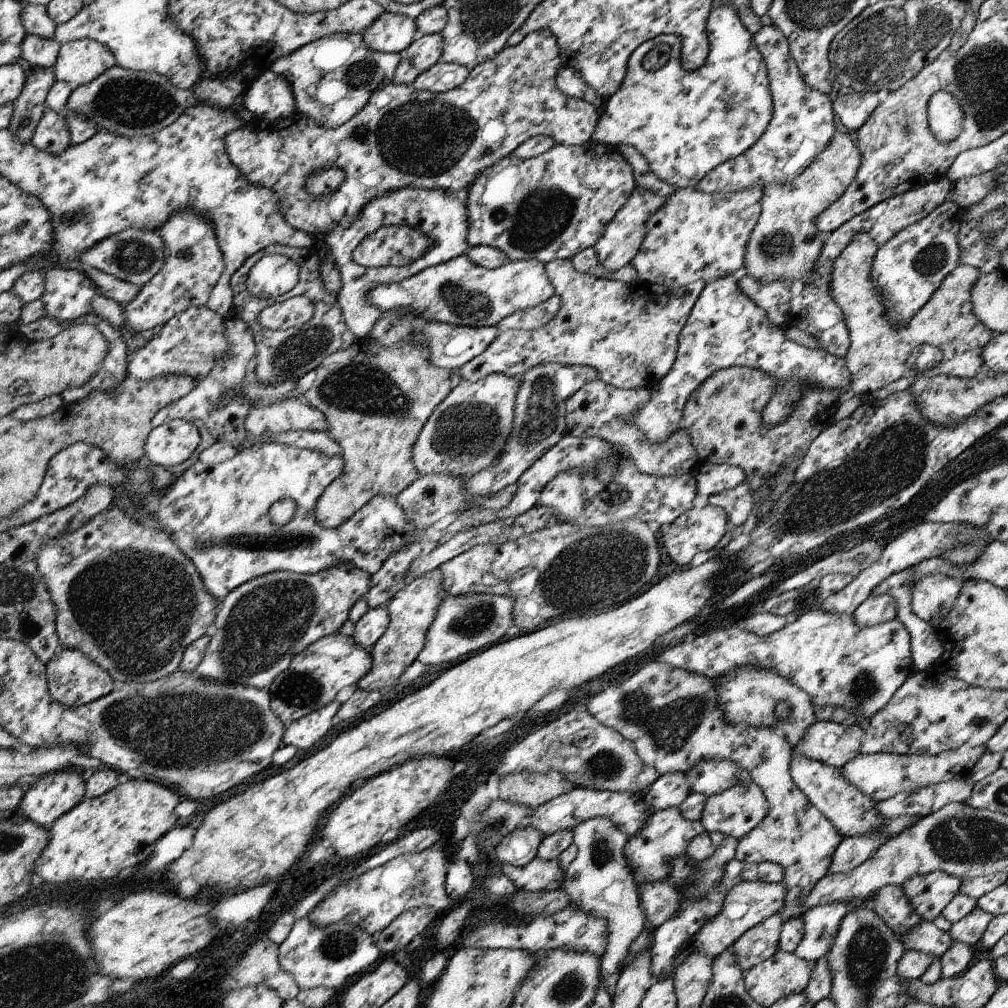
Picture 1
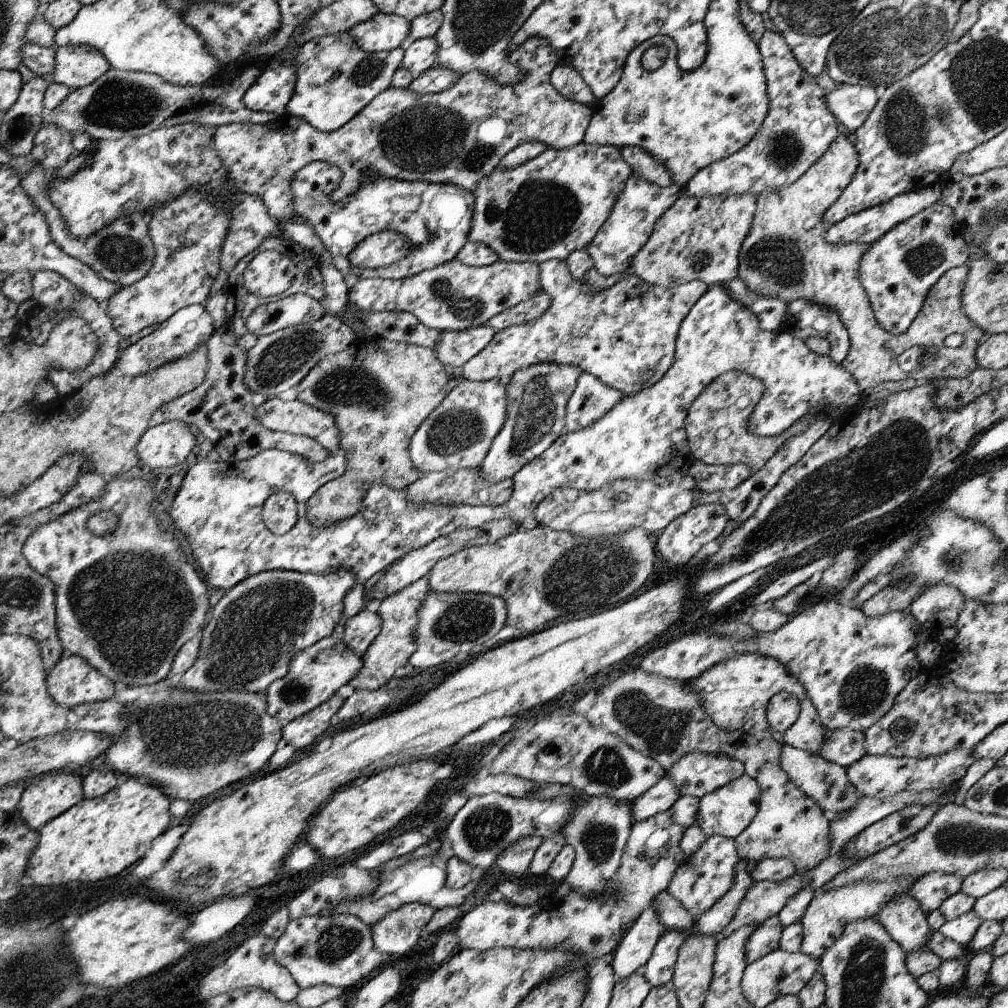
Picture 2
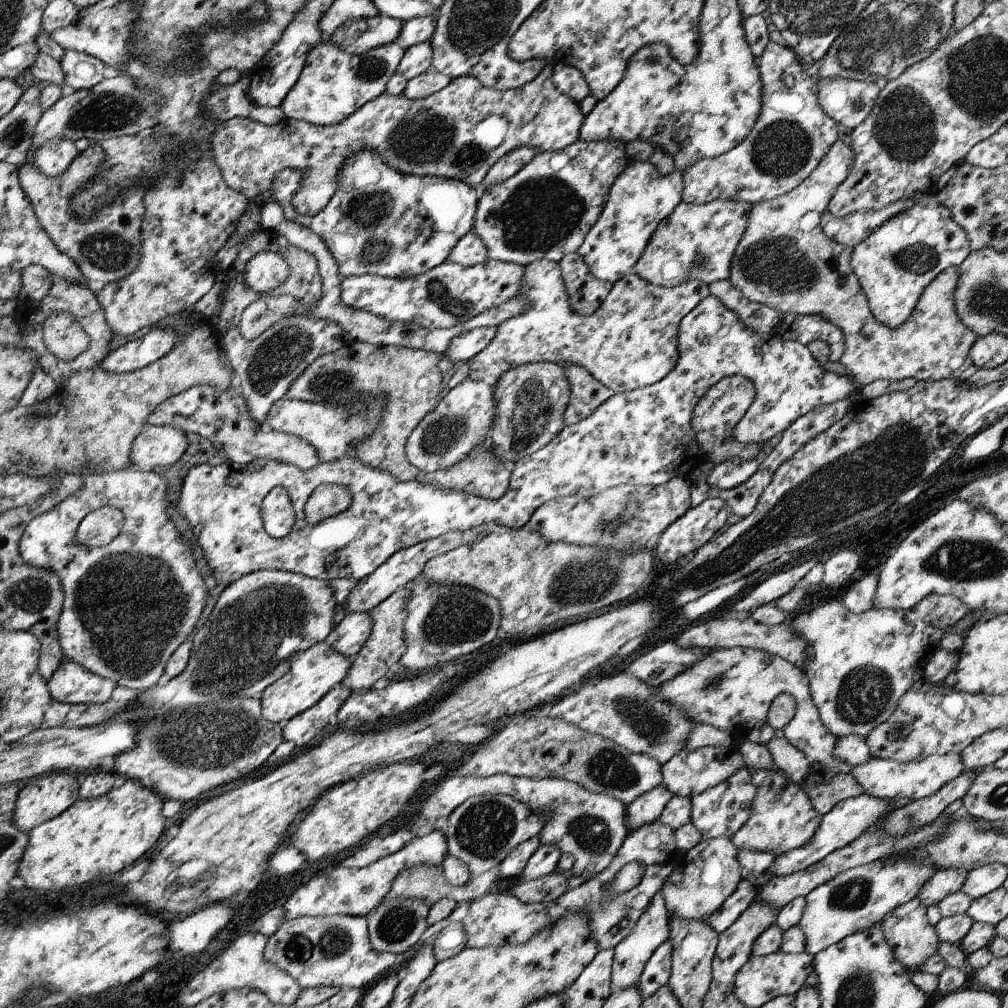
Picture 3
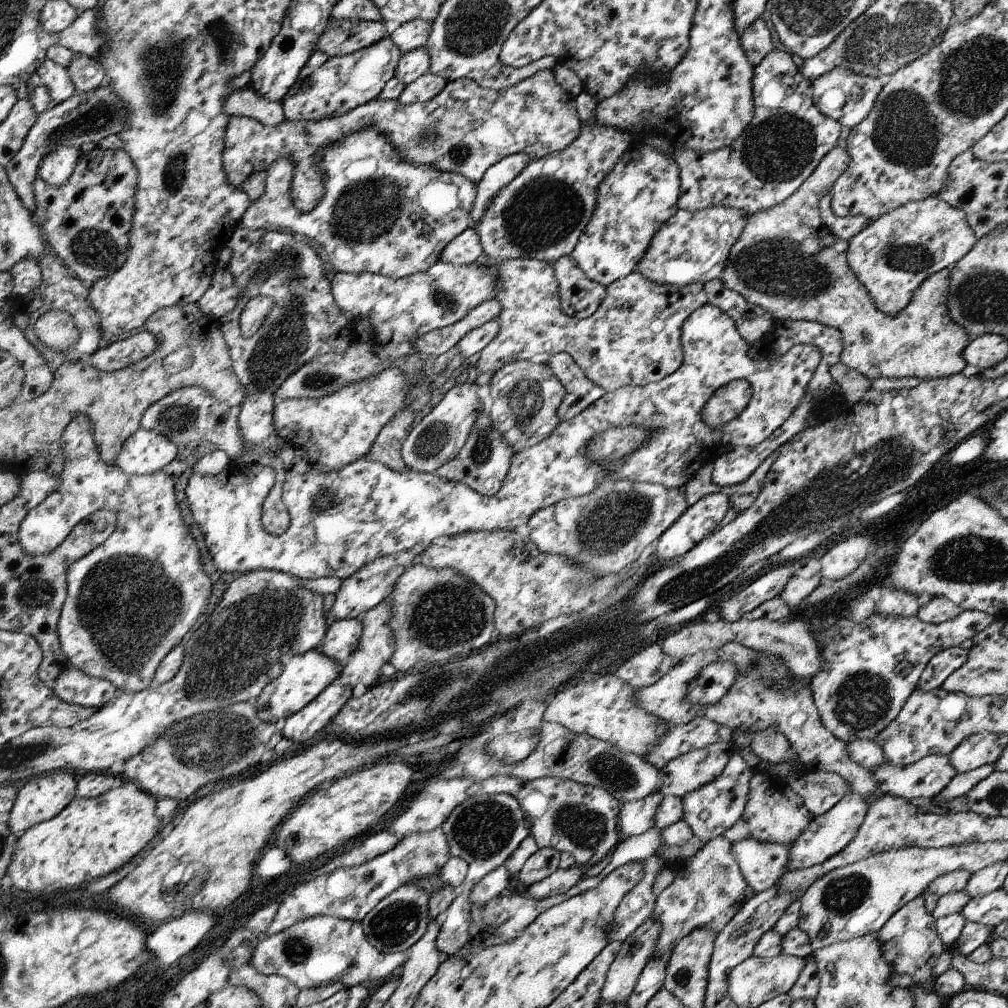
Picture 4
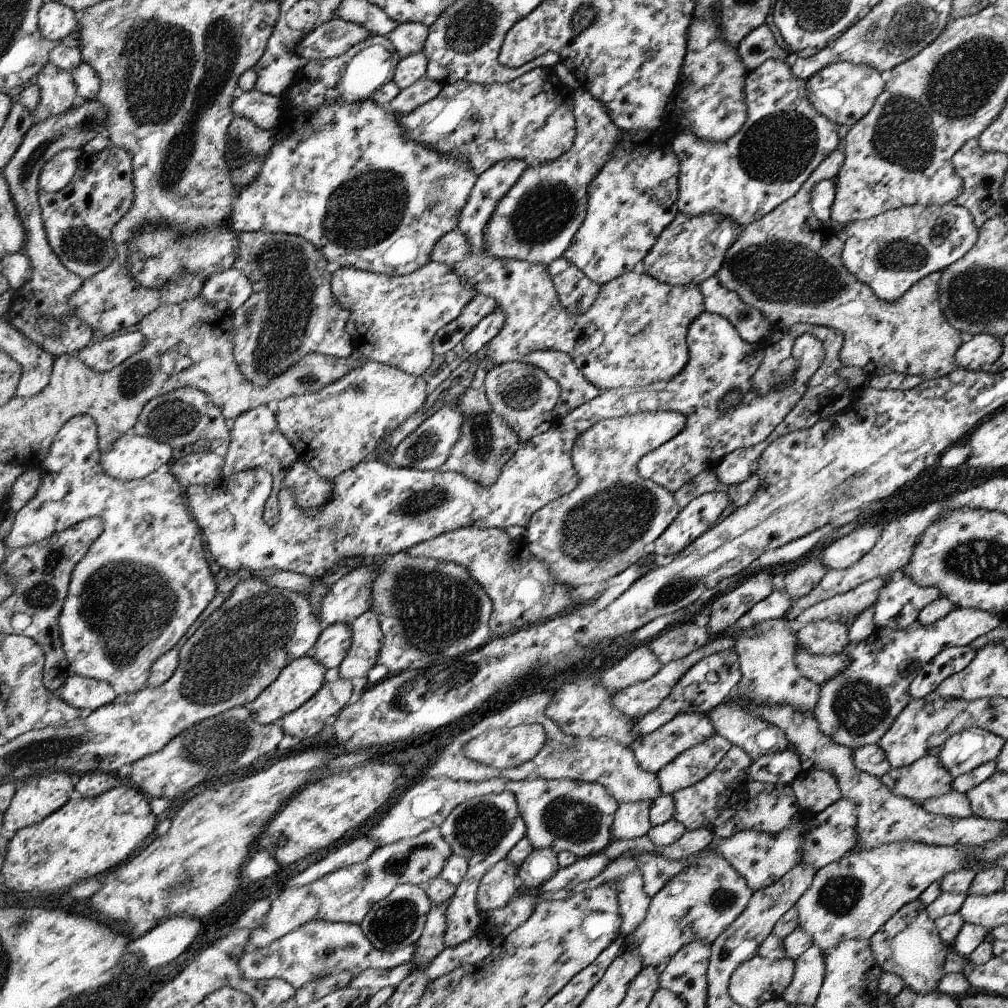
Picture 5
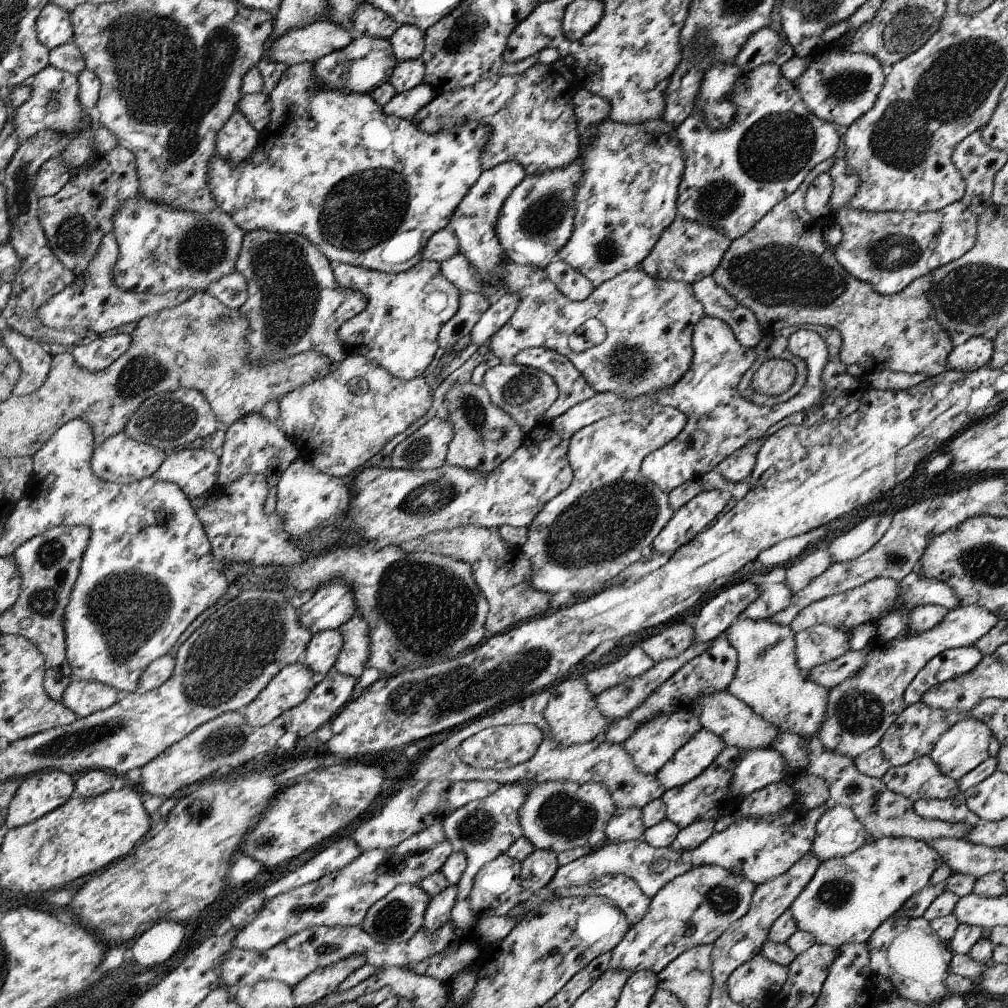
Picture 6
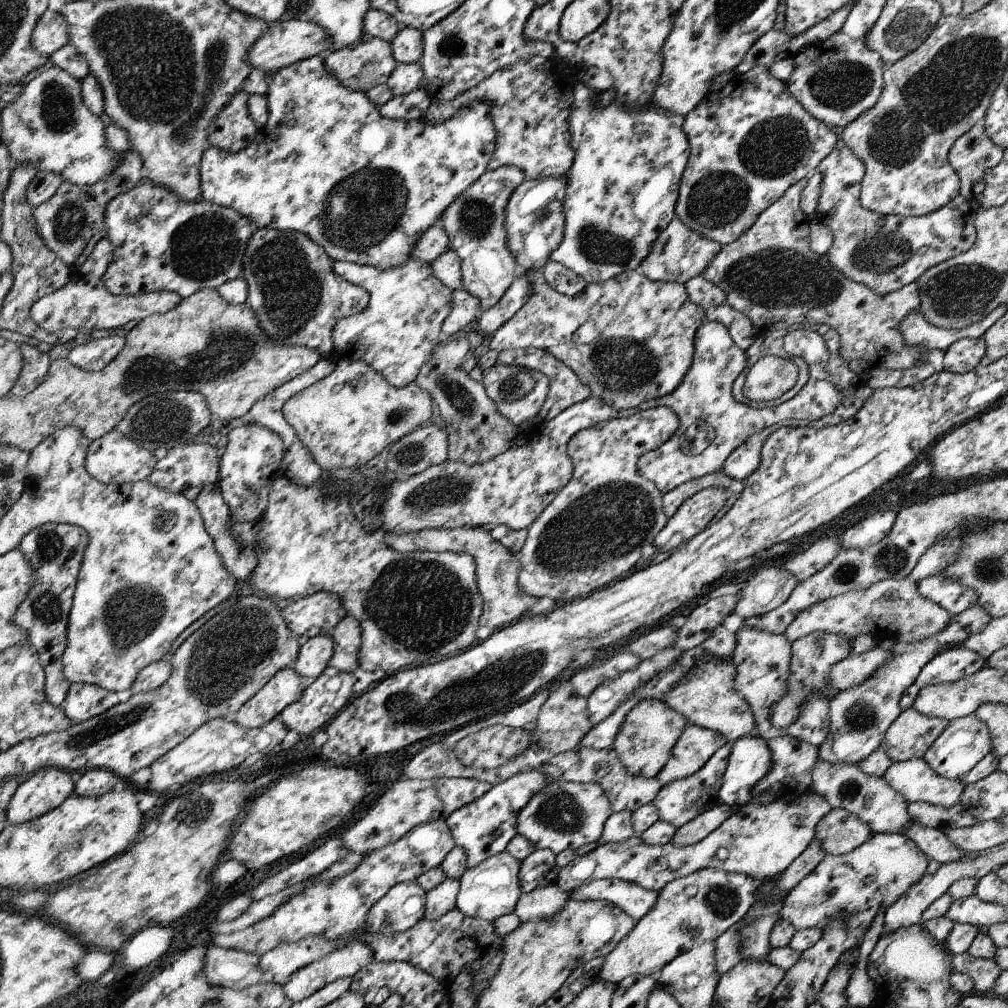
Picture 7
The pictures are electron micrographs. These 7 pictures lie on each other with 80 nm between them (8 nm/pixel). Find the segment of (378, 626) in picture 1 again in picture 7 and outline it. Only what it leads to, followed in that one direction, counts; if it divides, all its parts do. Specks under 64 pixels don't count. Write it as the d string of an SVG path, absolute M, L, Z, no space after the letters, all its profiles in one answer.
M330 634L310 637L301 647L297 660L292 664L302 676L319 677L328 668L336 650L336 642Z

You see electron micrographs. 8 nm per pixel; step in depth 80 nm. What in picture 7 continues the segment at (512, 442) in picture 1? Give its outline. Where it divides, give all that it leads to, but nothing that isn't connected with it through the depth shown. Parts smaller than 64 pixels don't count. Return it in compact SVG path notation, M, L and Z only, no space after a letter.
M496 364L483 373L481 382L500 412L506 415L517 427L526 424L530 427L538 421L540 409L543 408L549 393L549 378L546 375L524 367Z

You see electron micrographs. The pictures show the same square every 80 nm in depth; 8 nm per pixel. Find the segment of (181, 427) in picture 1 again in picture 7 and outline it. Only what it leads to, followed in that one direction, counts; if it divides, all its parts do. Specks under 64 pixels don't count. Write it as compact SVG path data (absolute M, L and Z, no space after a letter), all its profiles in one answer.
M116 429L93 441L87 458L87 467L103 483L123 485L148 479L157 462L158 460L154 457L152 451L137 445L131 438L128 438L127 434Z

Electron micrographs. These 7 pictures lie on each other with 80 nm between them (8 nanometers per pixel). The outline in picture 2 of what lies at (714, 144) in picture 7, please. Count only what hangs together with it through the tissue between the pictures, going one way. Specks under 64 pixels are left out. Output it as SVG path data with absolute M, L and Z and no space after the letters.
M769 26L764 31L764 34L759 38L758 45L759 50L764 50L763 67L764 70L768 70L767 90L772 90L772 114L767 114L768 122L763 122L763 126L759 132L756 133L755 136L752 137L752 140L742 150L739 150L738 153L731 154L728 158L723 158L719 161L713 162L711 165L708 165L707 168L702 169L698 174L696 174L696 176L685 186L683 194L692 195L696 198L707 197L708 195L732 196L739 194L755 194L758 196L760 193L787 188L787 186L798 181L799 178L802 177L803 174L806 173L807 170L827 152L830 146L835 142L836 137L838 137L838 124L836 124L837 118L832 116L832 111L828 114L829 106L827 105L826 94L824 94L822 88L816 84L814 77L811 74L808 74L808 71L803 69L798 59L792 54L790 44L787 42L787 39L783 37L783 34L780 34L774 27Z

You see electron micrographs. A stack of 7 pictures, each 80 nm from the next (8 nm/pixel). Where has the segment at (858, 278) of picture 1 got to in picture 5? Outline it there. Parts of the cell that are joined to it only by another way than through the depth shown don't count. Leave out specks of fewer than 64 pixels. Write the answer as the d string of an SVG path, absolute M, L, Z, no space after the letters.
M835 150L832 152L832 154L830 154L830 156L826 157L822 164L819 165L819 168L816 169L810 177L808 177L806 184L802 186L794 197L784 201L782 205L778 205L771 213L765 214L762 218L760 218L759 221L751 222L750 225L745 226L742 232L739 234L738 240L731 246L730 250L728 250L728 253L726 254L726 262L716 276L728 290L736 291L738 296L746 304L749 304L762 312L762 314L771 322L773 328L776 326L789 327L796 323L808 323L839 330L843 334L843 347L839 352L839 359L845 366L858 366L858 368L862 368L866 375L870 376L900 373L903 375L908 374L922 376L924 380L946 376L948 373L952 373L959 368L956 354L957 351L963 346L963 343L960 339L961 332L955 326L952 326L952 323L948 322L948 318L945 317L943 307L941 306L940 280L943 278L943 272L936 271L935 273L928 274L928 276L920 280L908 292L908 294L905 294L904 297L900 297L898 302L889 303L880 300L871 290L871 287L867 285L867 283L860 282L845 266L842 259L843 250L845 248L845 241L843 237L834 232L834 230L832 230L830 227L826 227L826 225L816 216L815 212L813 211L811 206L811 192L816 186L818 186L820 181L834 180L834 178L840 173L840 170L842 170L844 162L846 162L846 154L840 152L840 150Z

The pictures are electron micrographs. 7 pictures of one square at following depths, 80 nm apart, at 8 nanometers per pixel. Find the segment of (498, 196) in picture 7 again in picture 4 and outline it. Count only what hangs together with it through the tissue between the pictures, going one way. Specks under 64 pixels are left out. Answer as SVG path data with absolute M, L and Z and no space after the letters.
M519 152L508 155L487 170L486 176L477 184L478 194L475 198L475 205L471 210L472 226L470 227L476 228L475 224L482 221L484 212L486 212L492 198L502 188L514 181L530 162L531 158L525 152Z

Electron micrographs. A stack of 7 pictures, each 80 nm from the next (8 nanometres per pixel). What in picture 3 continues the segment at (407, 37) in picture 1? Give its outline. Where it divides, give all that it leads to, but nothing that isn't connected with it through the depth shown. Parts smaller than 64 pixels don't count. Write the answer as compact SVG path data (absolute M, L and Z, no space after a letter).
M378 14L369 19L350 19L342 22L341 28L325 39L339 42L349 53L359 55L373 48L394 43L402 27L401 20Z

